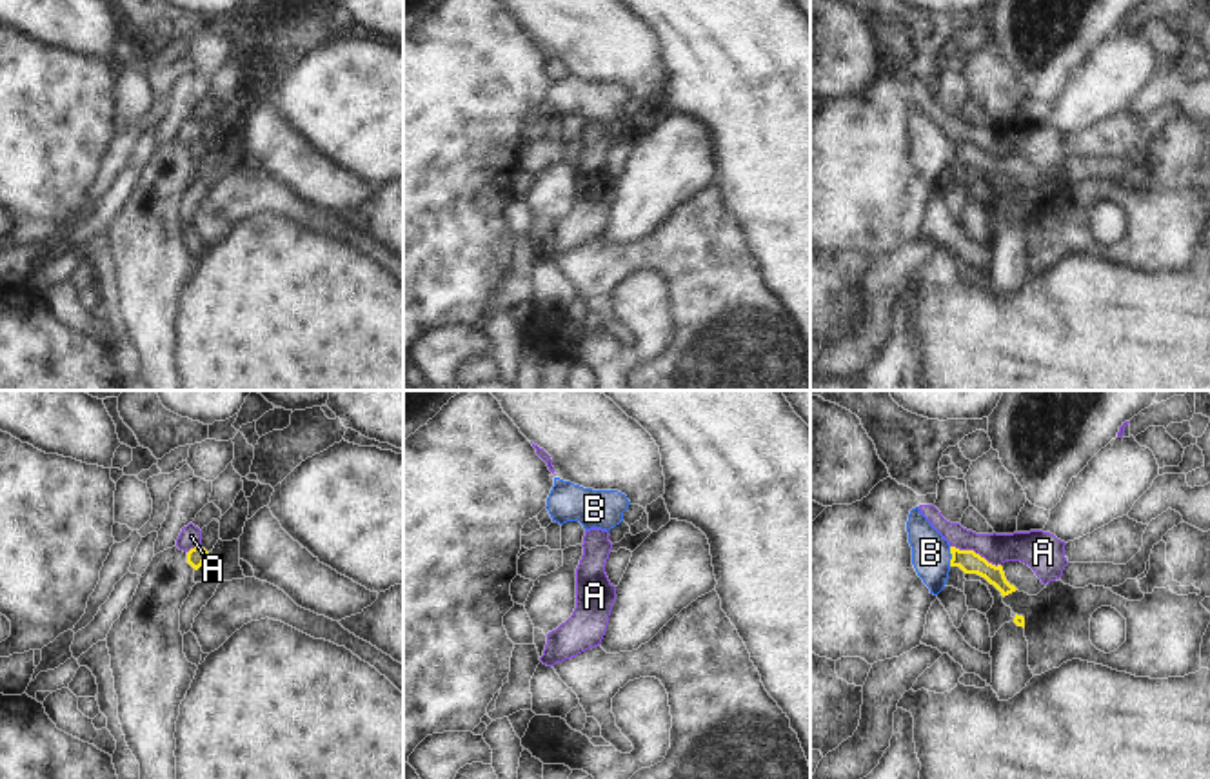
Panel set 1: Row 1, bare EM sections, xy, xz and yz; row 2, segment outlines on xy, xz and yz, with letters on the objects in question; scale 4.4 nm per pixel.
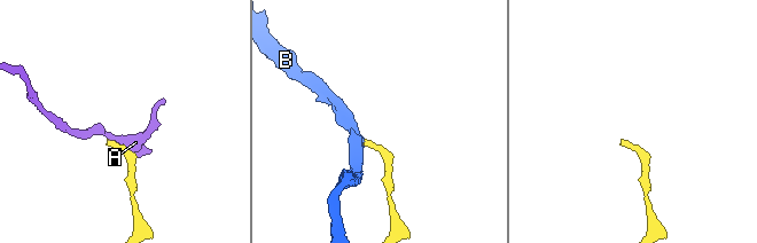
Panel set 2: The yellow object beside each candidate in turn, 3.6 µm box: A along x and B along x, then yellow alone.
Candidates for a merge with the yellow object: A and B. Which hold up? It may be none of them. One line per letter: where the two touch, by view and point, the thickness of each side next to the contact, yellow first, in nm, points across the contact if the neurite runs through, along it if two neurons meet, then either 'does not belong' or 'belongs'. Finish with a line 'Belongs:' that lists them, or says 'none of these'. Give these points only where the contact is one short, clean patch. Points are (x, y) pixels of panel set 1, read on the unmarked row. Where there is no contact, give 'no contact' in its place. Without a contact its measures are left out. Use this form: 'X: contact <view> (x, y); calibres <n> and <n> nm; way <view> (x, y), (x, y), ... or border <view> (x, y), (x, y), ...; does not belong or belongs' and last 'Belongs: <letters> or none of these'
A: contact yz (974, 146); calibres 100 and 140 nm; border yz (951, 138), (962, 144), (974, 144), (1000, 158); does not belong
B: contact yz (952, 149); calibres 100 and 180 nm; way yz (969, 155), (952, 149), (934, 149), (931, 146); belongs
Belongs: B

